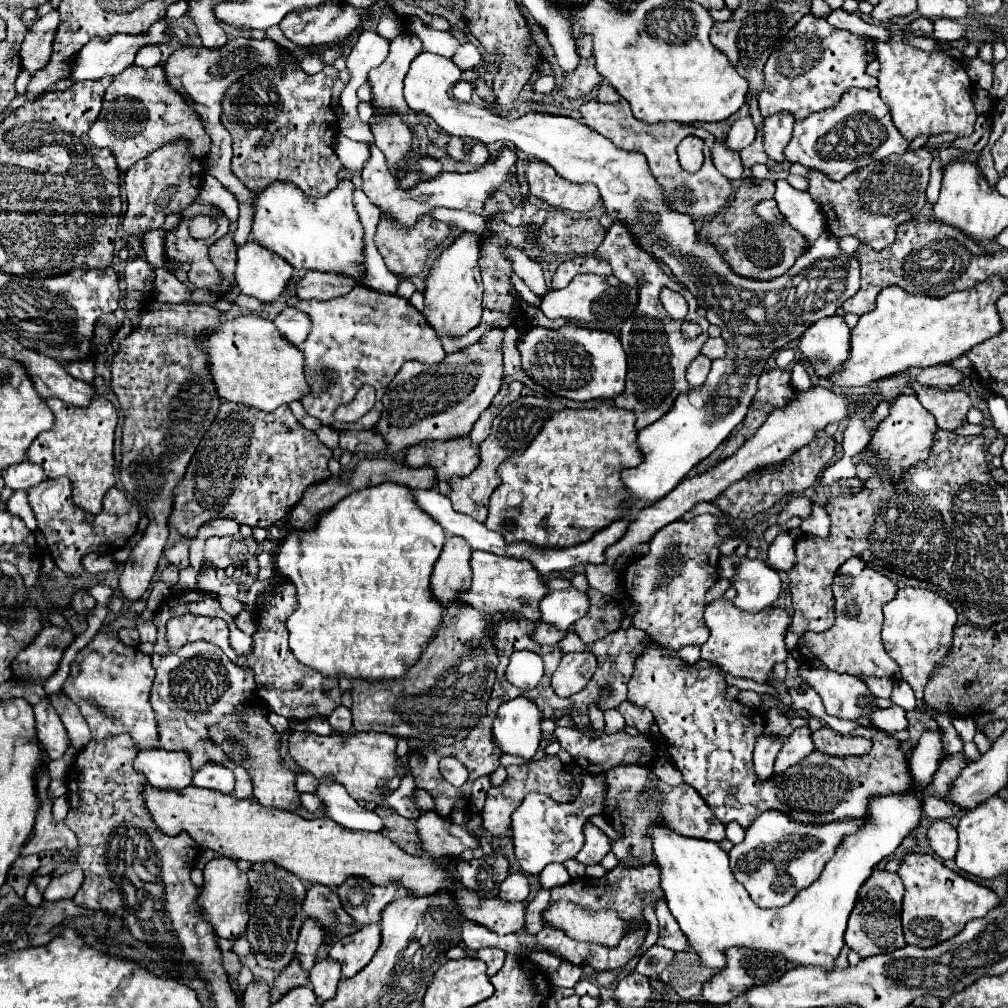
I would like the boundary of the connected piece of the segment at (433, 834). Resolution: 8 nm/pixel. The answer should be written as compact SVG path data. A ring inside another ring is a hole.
M435 811L419 815L417 833L419 845L433 859L455 859L465 849L479 847L477 839L463 825L441 819Z

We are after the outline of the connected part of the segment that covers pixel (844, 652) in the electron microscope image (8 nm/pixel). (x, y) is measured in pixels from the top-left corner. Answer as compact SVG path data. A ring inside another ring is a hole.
M861 559L845 561L833 581L835 597L835 625L825 632L807 631L803 635L805 647L831 671L849 675L873 675L899 681L899 665L887 655L881 643L883 625L883 605L893 599L897 585L893 579L873 571Z

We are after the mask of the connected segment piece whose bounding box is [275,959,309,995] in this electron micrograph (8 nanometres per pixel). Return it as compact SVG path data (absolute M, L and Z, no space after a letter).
M295 959L295 961L291 961L291 963L275 977L275 987L279 989L281 995L285 995L287 989L295 989L295 987L307 985L307 979L309 979L309 975L301 969L299 961Z

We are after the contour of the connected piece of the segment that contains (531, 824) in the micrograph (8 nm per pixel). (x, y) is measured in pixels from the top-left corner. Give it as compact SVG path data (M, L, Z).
M605 773L601 777L585 775L581 793L575 801L558 803L549 795L529 793L523 803L511 815L511 837L515 845L515 857L527 875L539 875L547 863L563 863L579 853L583 847L583 825L587 817L600 815L605 807Z

